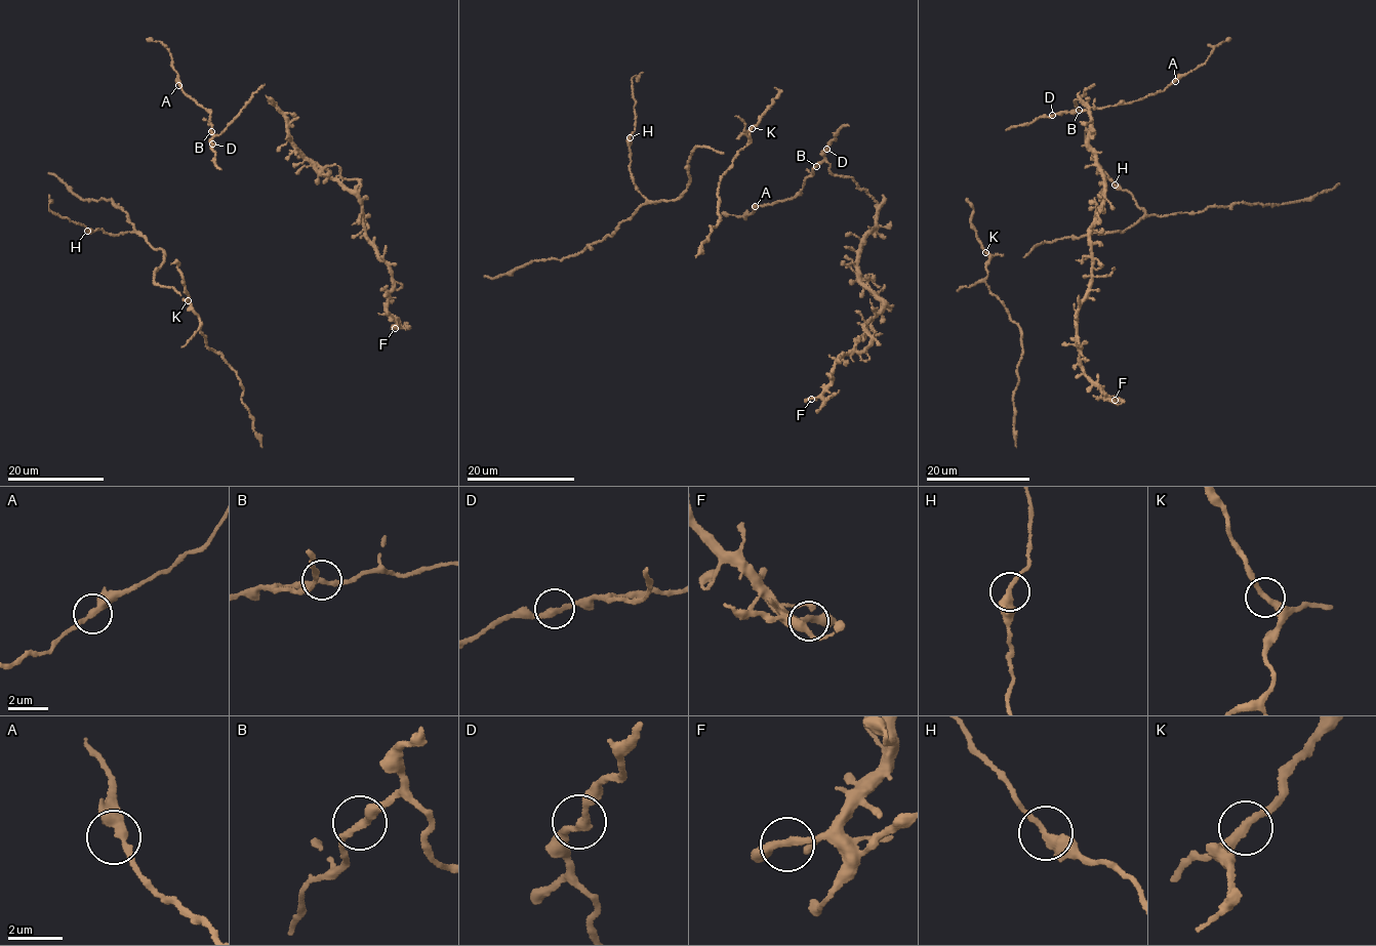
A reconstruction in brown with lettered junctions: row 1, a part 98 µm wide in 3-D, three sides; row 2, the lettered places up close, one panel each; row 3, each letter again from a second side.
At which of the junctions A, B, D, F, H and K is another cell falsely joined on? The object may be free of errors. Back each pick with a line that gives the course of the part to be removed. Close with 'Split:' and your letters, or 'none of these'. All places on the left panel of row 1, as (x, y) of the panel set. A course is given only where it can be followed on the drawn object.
Split: none of these

